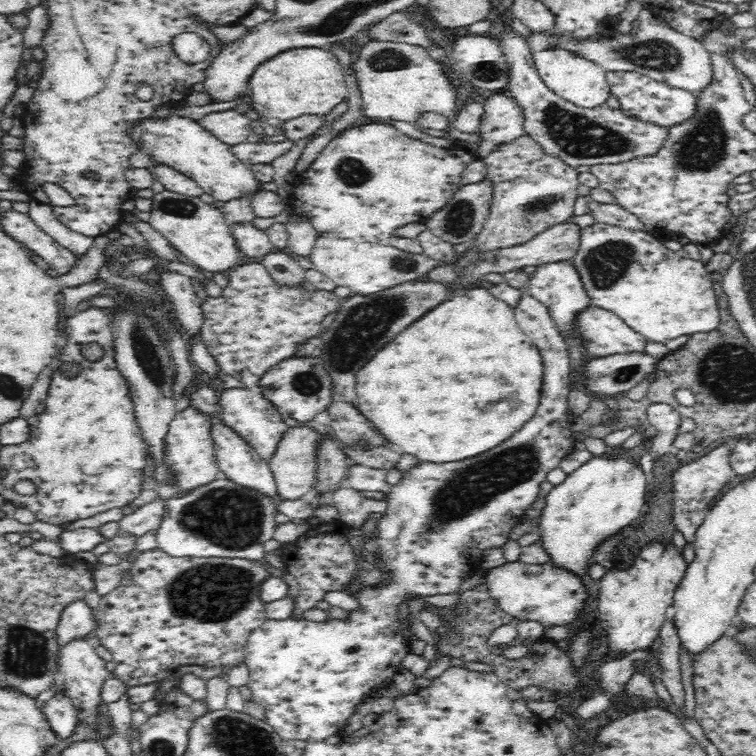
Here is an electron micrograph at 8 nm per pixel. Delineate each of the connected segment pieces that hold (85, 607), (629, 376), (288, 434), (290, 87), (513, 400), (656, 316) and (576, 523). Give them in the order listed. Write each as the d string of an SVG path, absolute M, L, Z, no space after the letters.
M84 598L75 599L62 610L57 627L58 642L62 645L76 636L90 636L95 630L94 610Z
M616 352L616 354L608 354L608 356L595 357L586 364L585 378L588 385L584 390L595 393L594 396L613 396L616 393L626 392L630 388L634 388L636 384L640 384L645 376L650 372L655 372L657 360L648 354L642 352Z
M305 422L302 426L286 428L282 440L278 443L276 452L269 460L280 498L294 500L312 494L313 486L317 480L318 454L320 454L322 441L326 441L326 437Z
M326 48L290 49L274 55L253 71L248 95L262 121L284 123L302 116L322 118L349 96L344 70Z
M481 284L472 288L466 288L462 292L451 295L450 300L438 304L434 310L426 312L420 320L412 322L402 334L398 334L392 342L388 342L366 366L356 374L356 390L359 412L366 416L367 420L372 420L382 434L388 436L390 449L399 453L414 454L425 462L444 464L444 462L460 462L468 460L474 456L480 456L504 440L512 438L514 432L518 432L536 412L538 398L540 398L540 388L542 388L542 364L540 364L540 354L538 348L530 342L530 338L522 332L520 323L517 321L515 310L508 302L496 298L489 290L488 286Z
M594 223L580 231L578 252L569 262L578 272L592 306L614 312L648 341L666 344L678 336L712 333L719 327L721 310L706 266L701 261L679 258L676 251L667 249L660 239L644 230Z
M587 437L582 441L586 450L596 457L578 467L548 493L540 516L534 520L533 531L540 536L535 544L546 553L547 568L574 577L584 588L598 546L644 514L647 482L641 469L631 468L623 460L620 449L614 448L617 456L615 460L609 459L603 455L613 448L607 448L602 439Z

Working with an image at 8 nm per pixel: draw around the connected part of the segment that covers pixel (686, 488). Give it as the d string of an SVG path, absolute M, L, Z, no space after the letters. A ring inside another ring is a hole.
M728 444L715 447L710 454L702 455L699 459L691 459L673 472L673 523L688 544L694 542L696 530L712 509L716 496L720 496L722 488L736 476L729 463L730 450Z

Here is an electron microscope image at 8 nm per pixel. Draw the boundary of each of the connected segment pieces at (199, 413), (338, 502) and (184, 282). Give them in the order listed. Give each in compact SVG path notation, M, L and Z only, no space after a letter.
M198 407L186 408L176 412L174 420L169 424L167 442L169 452L166 452L166 464L176 472L176 484L164 484L156 487L158 498L164 500L178 493L186 493L196 487L210 484L216 480L216 474L220 472L217 467L216 443L213 439L214 414L209 410L201 410Z
M341 486L331 496L330 503L338 509L339 519L351 527L362 527L367 517L387 513L387 500L371 499L349 486Z
M165 270L161 274L159 286L165 299L174 305L172 309L181 325L194 336L204 331L205 320L202 303L196 296L192 280L190 276Z

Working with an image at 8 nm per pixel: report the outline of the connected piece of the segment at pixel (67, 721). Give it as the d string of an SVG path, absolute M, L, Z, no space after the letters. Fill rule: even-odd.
M64 694L55 695L45 703L41 710L50 725L51 731L60 736L61 740L70 738L80 724L76 717L77 708L72 705L69 697Z

